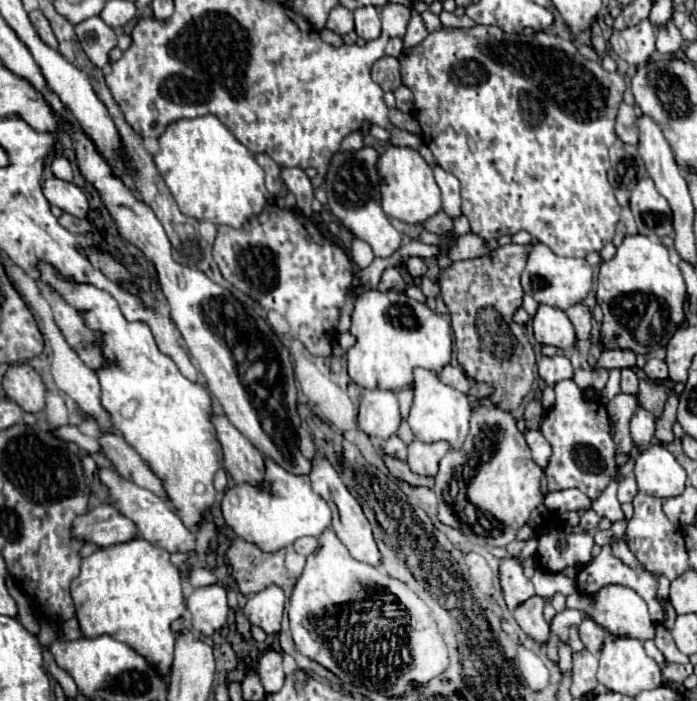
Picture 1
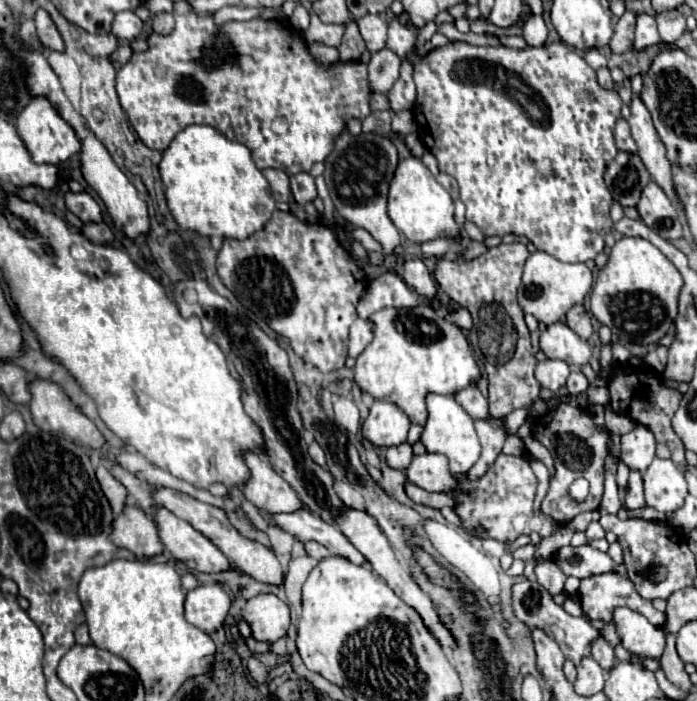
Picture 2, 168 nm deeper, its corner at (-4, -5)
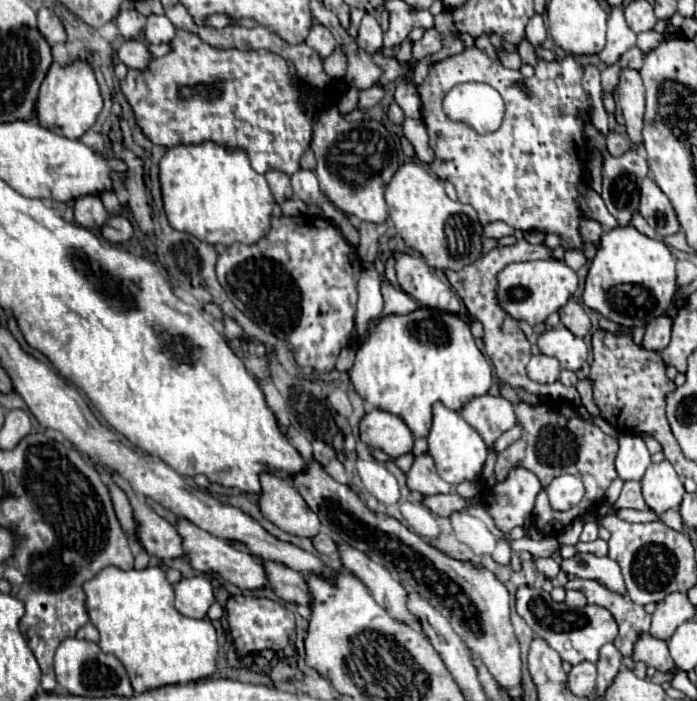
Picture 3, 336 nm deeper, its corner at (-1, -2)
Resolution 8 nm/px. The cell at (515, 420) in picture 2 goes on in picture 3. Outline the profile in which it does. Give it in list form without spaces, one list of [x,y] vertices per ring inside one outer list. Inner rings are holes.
[[[501,395],[475,397],[463,407],[461,417],[483,437],[487,445],[493,445],[501,433],[509,431],[517,423],[511,403]]]

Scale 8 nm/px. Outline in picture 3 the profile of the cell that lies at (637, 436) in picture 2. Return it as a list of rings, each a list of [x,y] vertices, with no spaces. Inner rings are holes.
[[[591,417],[591,423],[597,425],[599,429],[603,429],[605,433],[617,437],[619,443],[619,453],[617,453],[617,473],[623,481],[641,481],[649,463],[651,463],[651,455],[647,451],[645,441],[639,435],[633,433],[621,433],[615,431],[611,425],[607,425],[607,421],[603,421],[601,417]]]

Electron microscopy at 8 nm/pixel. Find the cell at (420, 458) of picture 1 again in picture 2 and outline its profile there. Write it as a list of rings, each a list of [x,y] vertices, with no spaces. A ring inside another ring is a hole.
[[[422,454],[414,456],[408,466],[408,480],[428,492],[446,492],[450,484],[454,484],[448,460],[442,454]]]

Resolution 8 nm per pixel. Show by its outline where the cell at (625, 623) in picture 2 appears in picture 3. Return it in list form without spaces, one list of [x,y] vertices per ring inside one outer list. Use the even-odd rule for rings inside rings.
[[[643,633],[643,637],[637,641],[633,661],[643,661],[647,667],[655,667],[657,671],[663,673],[675,671],[675,663],[669,655],[667,643],[651,637],[649,633]]]

